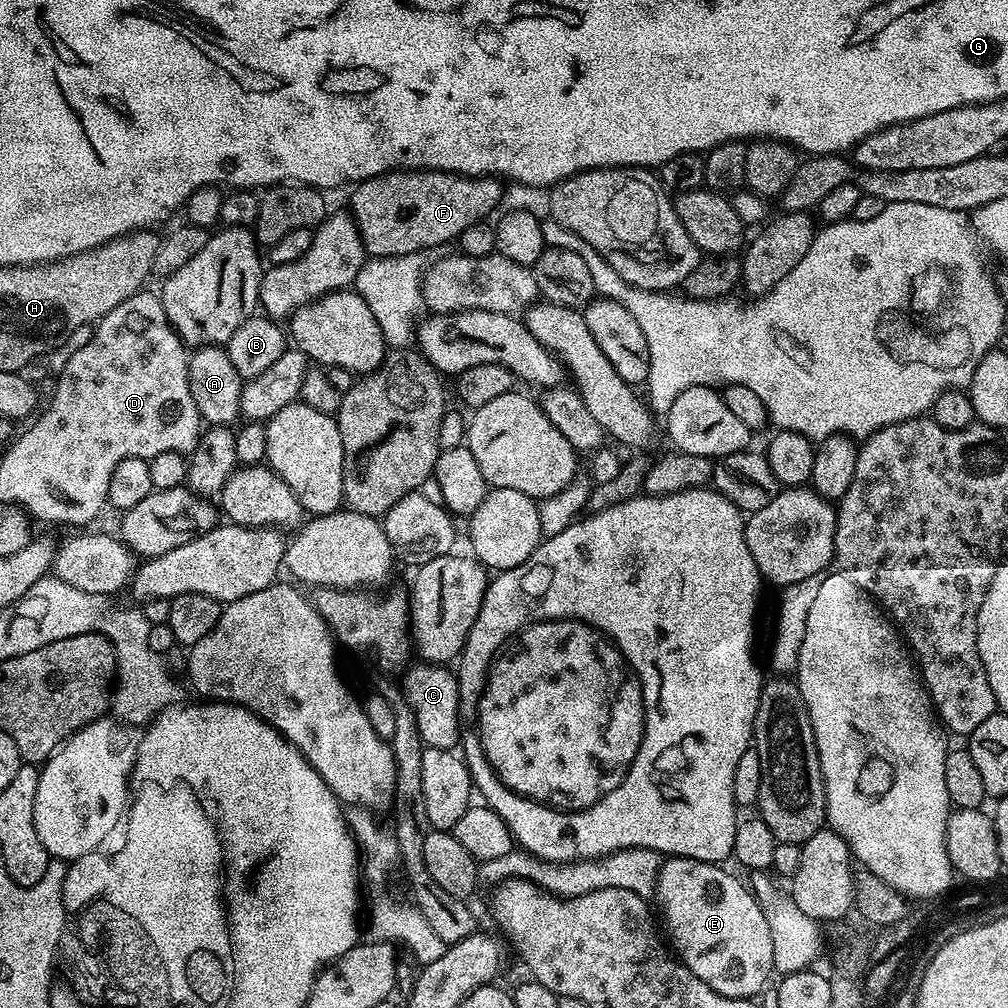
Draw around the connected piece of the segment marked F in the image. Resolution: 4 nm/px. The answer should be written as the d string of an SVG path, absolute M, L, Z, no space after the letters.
M397 170L394 172L384 172L380 176L375 176L369 180L362 180L351 189L352 208L350 215L356 228L360 232L360 238L364 243L364 251L369 257L377 256L401 256L402 254L414 254L415 252L427 253L428 248L440 248L443 244L459 241L462 233L470 226L481 223L500 204L500 199L504 196L505 185L495 176L459 176L456 172L425 172L423 170Z

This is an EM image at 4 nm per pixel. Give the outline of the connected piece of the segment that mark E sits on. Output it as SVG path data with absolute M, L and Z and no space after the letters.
M673 856L665 859L660 868L654 900L660 903L660 912L664 915L662 928L671 951L689 970L698 974L698 978L702 978L710 990L739 1000L759 997L768 975L774 971L774 946L770 938L770 926L766 926L766 914L762 914L760 901L747 883L743 884L738 877L731 876L720 864Z

